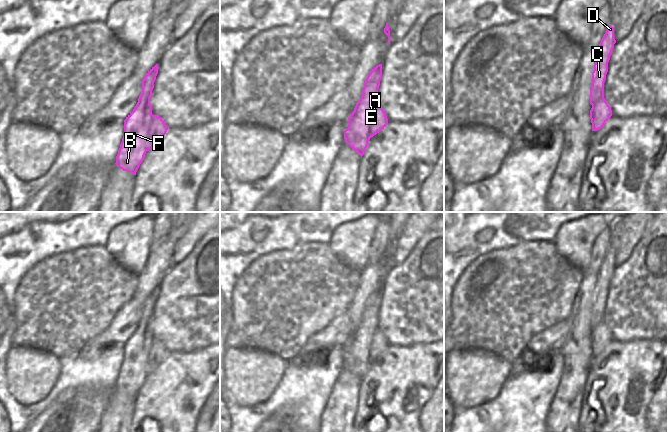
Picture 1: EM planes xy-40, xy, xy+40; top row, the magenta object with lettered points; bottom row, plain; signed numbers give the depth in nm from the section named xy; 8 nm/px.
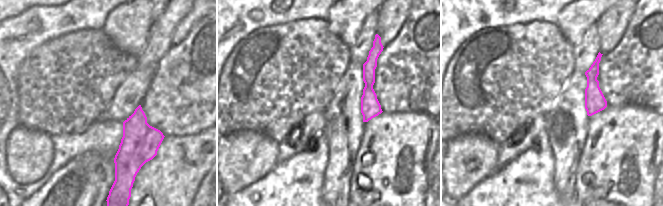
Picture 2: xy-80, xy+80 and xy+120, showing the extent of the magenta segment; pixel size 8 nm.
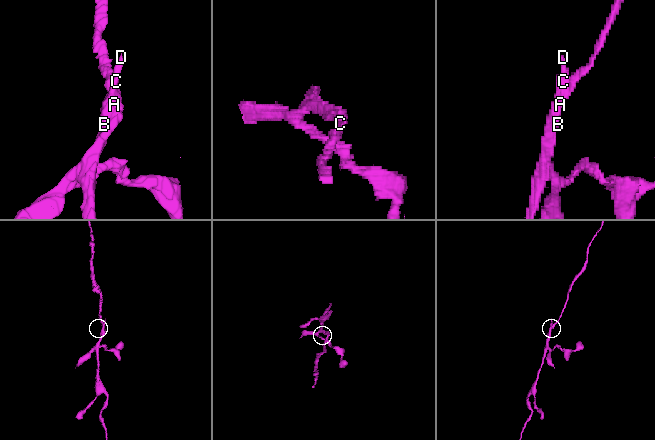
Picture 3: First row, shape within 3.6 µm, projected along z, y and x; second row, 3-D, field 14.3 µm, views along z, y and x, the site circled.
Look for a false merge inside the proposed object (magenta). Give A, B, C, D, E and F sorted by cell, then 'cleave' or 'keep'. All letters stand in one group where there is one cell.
A B F / C D E | cleave

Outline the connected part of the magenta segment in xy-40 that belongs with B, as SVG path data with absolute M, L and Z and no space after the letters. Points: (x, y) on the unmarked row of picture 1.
M152 330L132 335L124 344L124 360L116 380L116 390L133 399L144 384L147 375L152 373L166 358L168 350L161 341L152 338Z

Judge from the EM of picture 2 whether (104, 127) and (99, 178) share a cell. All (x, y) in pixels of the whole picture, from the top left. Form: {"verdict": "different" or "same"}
{"verdict": "different"}

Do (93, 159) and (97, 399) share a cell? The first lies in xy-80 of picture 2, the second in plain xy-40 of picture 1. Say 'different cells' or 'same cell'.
same cell

